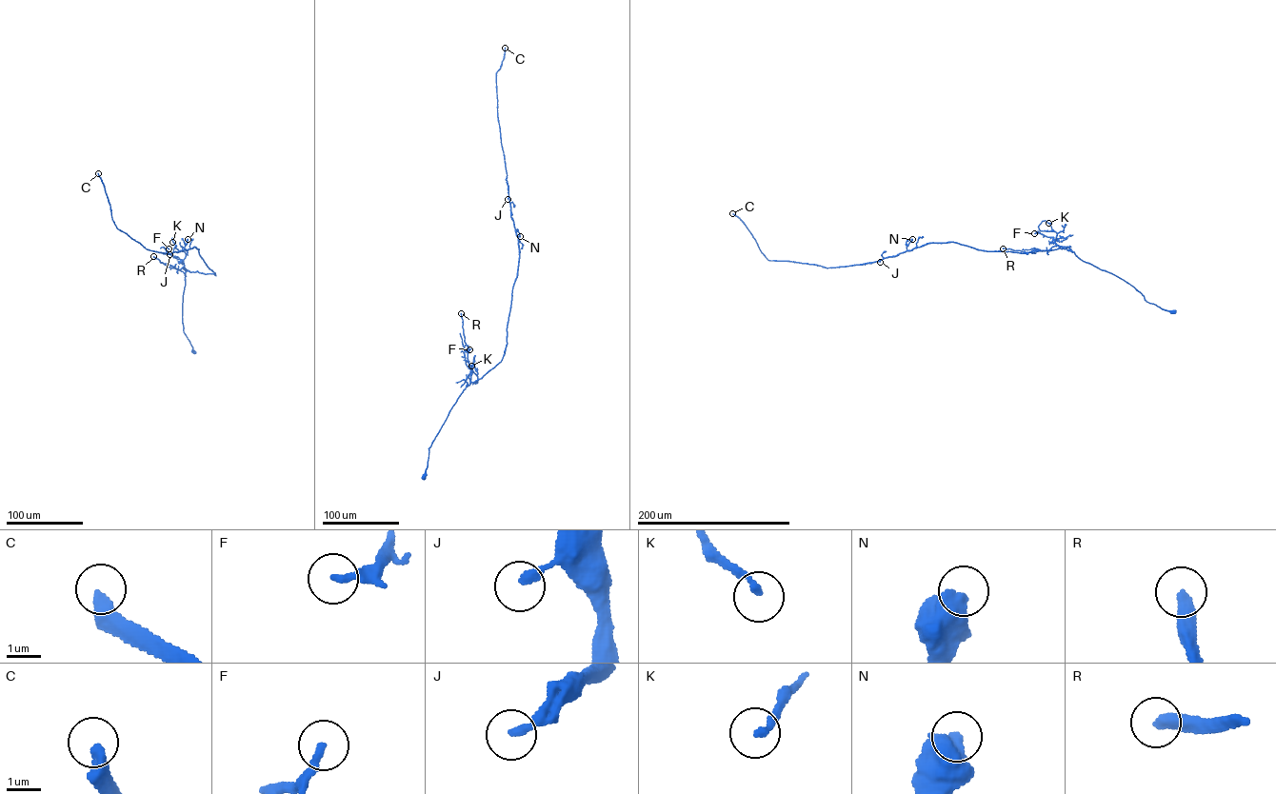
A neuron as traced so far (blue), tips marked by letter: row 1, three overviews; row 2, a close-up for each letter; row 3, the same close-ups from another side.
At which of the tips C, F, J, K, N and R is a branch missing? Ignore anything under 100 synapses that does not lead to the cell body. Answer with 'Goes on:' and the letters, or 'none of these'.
Goes on: C

